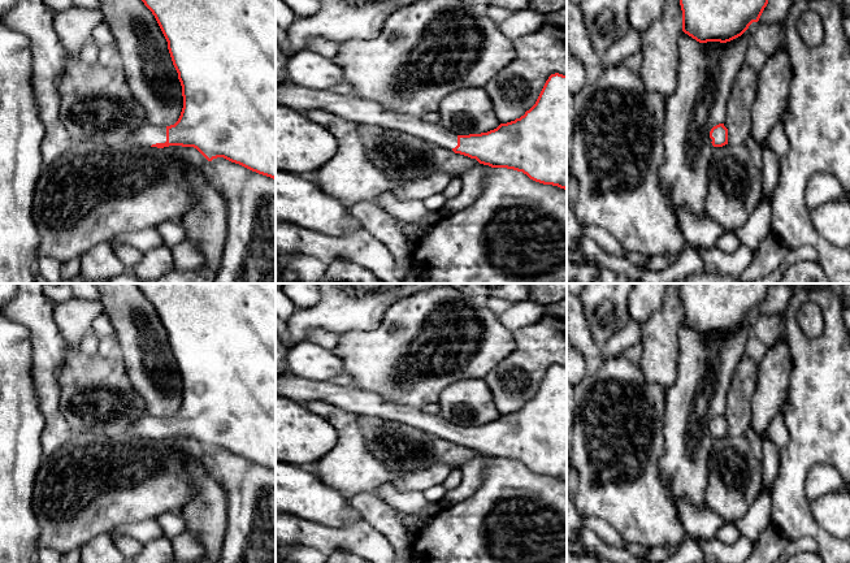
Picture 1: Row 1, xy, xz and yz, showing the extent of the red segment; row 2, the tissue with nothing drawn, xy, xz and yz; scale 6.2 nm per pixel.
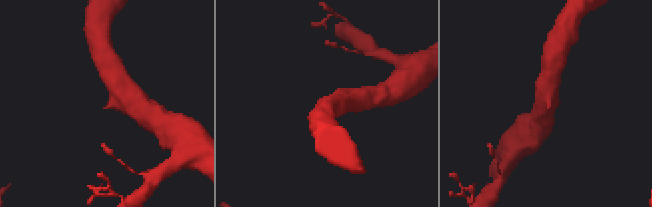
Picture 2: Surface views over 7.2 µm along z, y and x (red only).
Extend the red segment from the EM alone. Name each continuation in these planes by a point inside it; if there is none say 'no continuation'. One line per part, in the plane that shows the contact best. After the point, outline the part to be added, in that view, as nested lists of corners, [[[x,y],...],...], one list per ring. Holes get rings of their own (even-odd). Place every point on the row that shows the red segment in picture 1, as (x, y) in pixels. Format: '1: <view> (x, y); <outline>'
1: xy (146, 135); [[[147,122],[133,133],[129,142],[143,147],[151,147],[152,144],[156,144],[156,143],[165,143],[166,127],[155,126]]]

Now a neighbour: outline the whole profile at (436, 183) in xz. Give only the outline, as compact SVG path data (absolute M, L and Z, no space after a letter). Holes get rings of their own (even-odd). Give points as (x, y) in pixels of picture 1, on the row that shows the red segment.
M434 173L424 179L391 189L391 191L398 199L416 199L422 202L431 195L442 194L454 177L447 173Z

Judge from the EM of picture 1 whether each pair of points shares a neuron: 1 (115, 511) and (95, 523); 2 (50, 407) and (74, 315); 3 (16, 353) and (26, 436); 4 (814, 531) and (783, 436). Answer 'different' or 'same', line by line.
1: same
2: different
3: same
4: different

